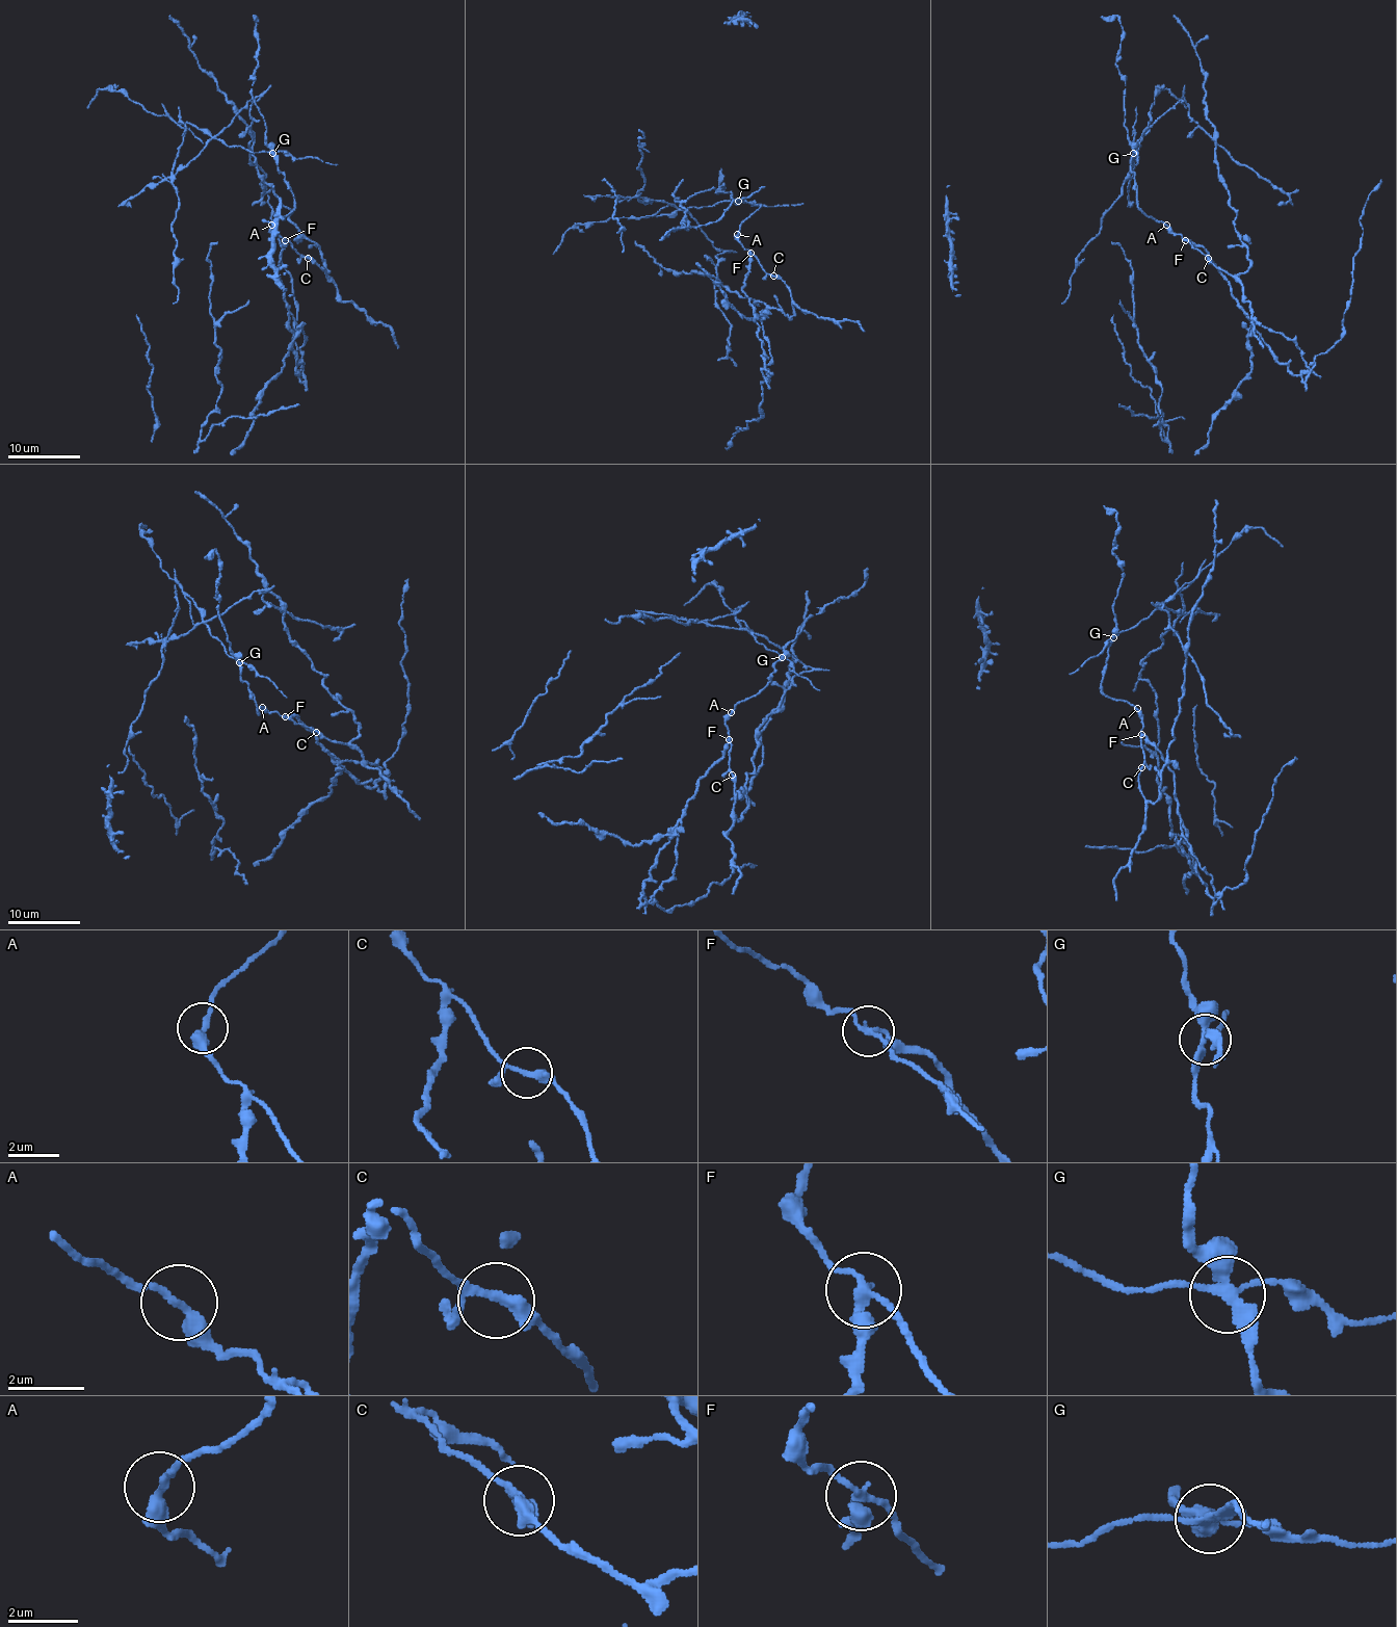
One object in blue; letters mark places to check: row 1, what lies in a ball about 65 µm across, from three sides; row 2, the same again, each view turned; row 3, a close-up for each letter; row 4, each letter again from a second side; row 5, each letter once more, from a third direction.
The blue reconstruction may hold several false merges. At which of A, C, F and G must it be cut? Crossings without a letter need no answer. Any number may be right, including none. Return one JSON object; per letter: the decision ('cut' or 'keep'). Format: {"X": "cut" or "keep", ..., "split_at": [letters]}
{"A": "keep", "C": "keep", "F": "cut", "G": "cut", "split_at": ["F", "G"]}

